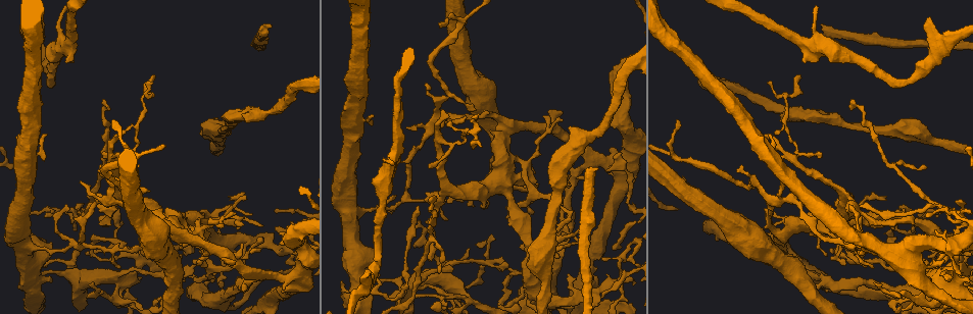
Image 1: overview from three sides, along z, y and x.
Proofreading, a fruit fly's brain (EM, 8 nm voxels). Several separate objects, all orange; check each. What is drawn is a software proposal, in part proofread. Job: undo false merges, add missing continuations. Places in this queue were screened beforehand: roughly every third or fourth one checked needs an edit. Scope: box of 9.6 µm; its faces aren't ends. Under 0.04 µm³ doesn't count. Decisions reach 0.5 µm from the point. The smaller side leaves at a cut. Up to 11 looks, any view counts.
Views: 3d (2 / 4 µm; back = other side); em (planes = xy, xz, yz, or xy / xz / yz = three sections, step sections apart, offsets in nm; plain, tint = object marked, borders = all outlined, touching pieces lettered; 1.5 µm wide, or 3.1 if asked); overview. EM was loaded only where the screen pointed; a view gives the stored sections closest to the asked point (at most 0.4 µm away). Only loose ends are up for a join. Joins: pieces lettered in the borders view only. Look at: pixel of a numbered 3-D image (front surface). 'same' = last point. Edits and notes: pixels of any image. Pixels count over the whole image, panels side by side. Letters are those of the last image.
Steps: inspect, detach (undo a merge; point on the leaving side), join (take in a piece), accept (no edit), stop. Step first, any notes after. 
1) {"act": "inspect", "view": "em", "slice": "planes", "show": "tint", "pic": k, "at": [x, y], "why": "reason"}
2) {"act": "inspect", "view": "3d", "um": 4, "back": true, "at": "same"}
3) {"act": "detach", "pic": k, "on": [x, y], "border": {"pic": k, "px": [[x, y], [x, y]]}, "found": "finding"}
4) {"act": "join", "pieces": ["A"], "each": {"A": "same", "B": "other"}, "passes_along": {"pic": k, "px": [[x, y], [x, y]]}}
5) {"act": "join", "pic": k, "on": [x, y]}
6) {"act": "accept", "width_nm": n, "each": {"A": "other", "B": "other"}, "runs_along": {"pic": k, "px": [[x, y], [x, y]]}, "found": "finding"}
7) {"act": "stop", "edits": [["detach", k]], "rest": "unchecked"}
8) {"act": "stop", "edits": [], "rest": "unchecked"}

{"act": "inspect", "view": "em", "slice": "planes", "show": "borders", "pic": 1, "at": [558, 231], "why": "branch stops here"}

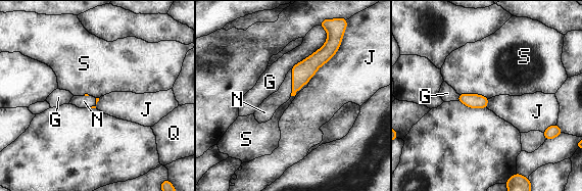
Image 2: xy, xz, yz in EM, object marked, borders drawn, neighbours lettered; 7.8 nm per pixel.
{"act": "join", "pieces": ["N"], "each": {"G": "other", "J": "other", "N": "same", "Q": "other", "S": "other"}, "passes_along": {"pic": 2, "px": [[301, 73], [292, 83], [273, 102]]}, "found": "it goes on there"}

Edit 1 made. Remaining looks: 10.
{"act": "inspect", "view": "3d", "um": 2, "back": true, "pic": 1, "at": [241, 245], "why": "branch stops here"}

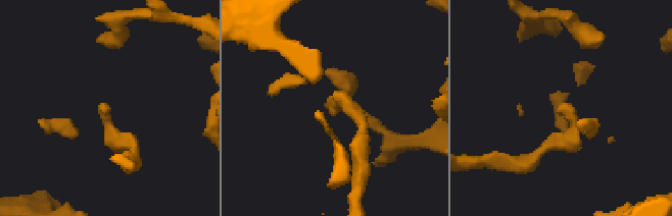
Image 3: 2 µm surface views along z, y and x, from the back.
{"act": "inspect", "view": "em", "slice": "xy", "step": 8, "show": "borders", "pic": 3, "at": [102, 105], "why": "shape alone is not enough"}

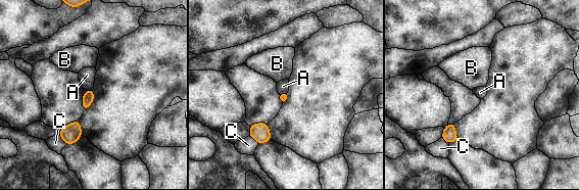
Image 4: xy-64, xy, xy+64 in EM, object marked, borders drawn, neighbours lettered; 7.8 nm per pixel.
{"act": "inspect", "view": "em", "slice": "planes", "show": "borders", "at": "same", "why": "cut it another way"}

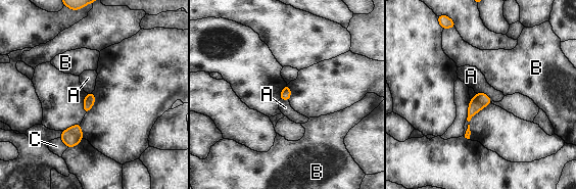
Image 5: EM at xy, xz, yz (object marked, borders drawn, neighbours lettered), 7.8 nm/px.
{"act": "accept", "each": {"A": "other", "B": "other", "C": "other"}, "border": {"pic": 5, "px": [[476, 92], [484, 92], [491, 101]]}, "found": "no lettered piece goes on from it"}

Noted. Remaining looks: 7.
{"act": "inspect", "view": "3d", "um": 2, "pic": 1, "at": [798, 75], "why": "an open end"}

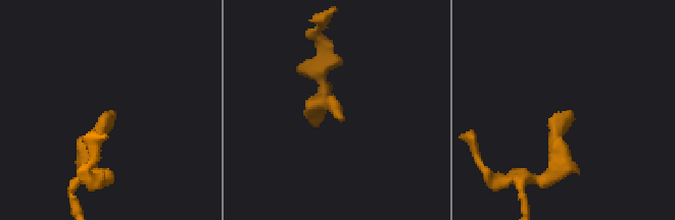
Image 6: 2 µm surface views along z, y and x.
{"act": "inspect", "view": "em", "slice": "planes", "show": "borders", "pic": 6, "at": [572, 114], "why": "need the tissue"}

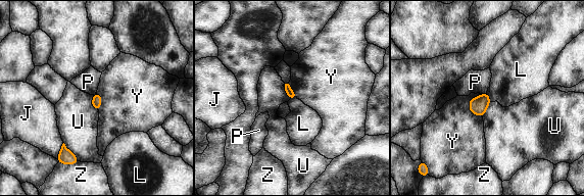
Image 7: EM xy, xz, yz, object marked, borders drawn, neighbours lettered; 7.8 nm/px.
{"act": "accept", "each": {"J": "other", "L": "other", "P": "other", "U": "other", "Y": "other", "Z": "other"}, "border": {"pic": 7, "px": [[486, 93], [490, 101]]}, "found": "none of them fits"}

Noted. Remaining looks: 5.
{"act": "inspect", "view": "3d", "um": 2, "pic": 1, "at": [914, 222], "why": "an open end"}

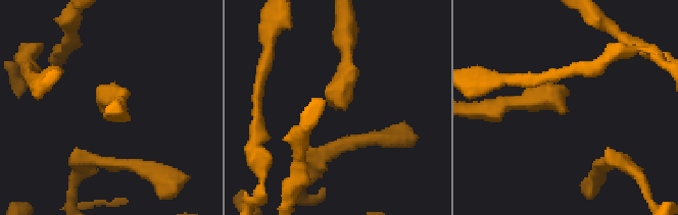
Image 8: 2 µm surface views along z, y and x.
{"act": "inspect", "view": "em", "slice": "xz", "step": 8, "show": "borders", "pic": 8, "at": [329, 105]}

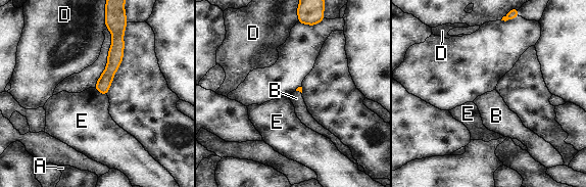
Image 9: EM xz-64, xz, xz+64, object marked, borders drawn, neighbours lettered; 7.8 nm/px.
{"act": "inspect", "view": "em", "slice": "xy", "step": 4, "show": "borders", "at": "same", "why": "another direction"}

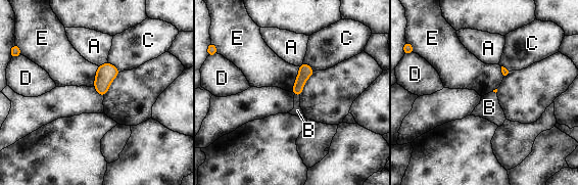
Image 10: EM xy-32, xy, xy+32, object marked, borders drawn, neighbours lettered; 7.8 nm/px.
{"act": "join", "pieces": ["B"], "each": {"A": "other", "B": "same", "C": "other", "D": "other", "E": "other"}, "found": "it goes on there"}

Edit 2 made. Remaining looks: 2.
{"act": "stop", "edits": [["join", 2], ["join", 10]], "rest": "unchecked"}

